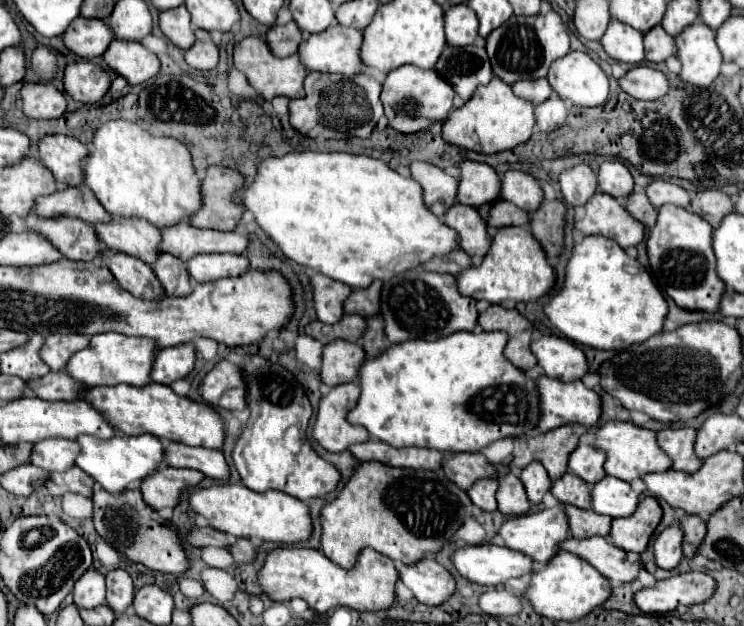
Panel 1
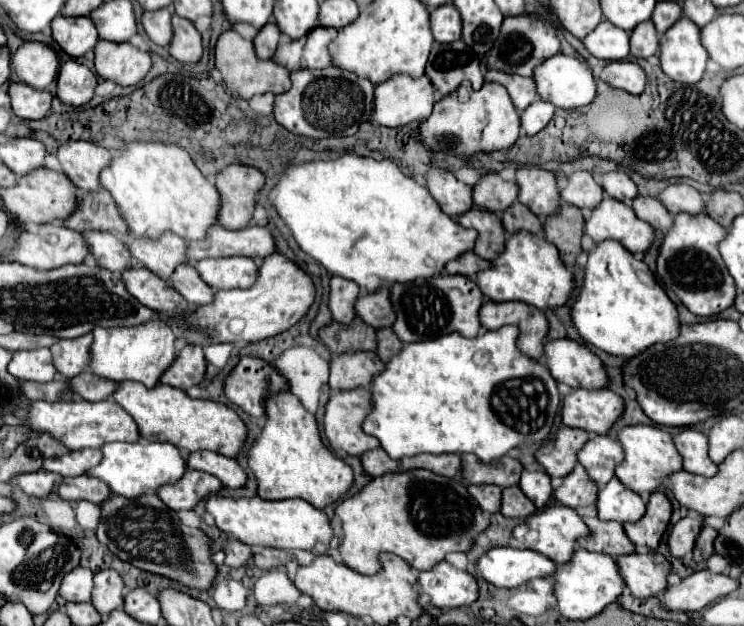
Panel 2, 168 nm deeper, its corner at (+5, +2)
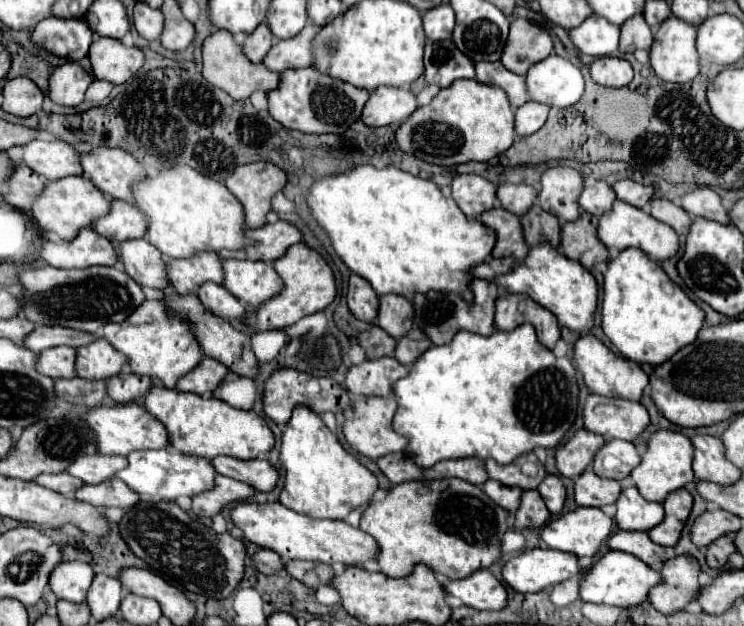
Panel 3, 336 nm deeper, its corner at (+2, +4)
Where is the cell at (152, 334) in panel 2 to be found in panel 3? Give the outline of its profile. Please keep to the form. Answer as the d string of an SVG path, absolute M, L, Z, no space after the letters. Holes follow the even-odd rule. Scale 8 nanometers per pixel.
M144 301L126 321L122 323L110 323L104 327L102 337L120 353L128 357L126 371L136 375L150 377L156 385L172 389L176 381L186 375L196 363L202 359L202 351L190 331L190 327L176 319L174 315L168 315L168 309L164 301Z

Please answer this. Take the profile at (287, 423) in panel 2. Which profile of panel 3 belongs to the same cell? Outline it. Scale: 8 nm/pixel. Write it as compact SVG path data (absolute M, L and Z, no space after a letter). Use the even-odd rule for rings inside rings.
M296 405L290 421L284 425L280 467L284 469L284 487L278 501L318 519L344 519L354 507L366 505L378 489L376 477L356 457L346 453L338 437L304 405Z

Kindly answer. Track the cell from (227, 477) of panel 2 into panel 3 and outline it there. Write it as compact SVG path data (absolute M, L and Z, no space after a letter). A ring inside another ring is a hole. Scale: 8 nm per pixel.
M216 457L212 461L214 469L220 475L228 475L238 481L246 481L256 491L270 491L276 485L278 473L266 459L252 459L240 461L234 457Z

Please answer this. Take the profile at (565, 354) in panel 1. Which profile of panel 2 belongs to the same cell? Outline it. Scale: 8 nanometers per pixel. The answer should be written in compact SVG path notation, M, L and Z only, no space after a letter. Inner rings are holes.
M557 339L545 343L545 357L551 375L569 387L605 389L609 387L609 375L601 359L585 345L573 339Z

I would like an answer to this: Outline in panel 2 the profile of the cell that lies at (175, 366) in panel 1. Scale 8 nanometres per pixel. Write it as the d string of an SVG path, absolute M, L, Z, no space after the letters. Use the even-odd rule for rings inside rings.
M187 345L179 351L175 363L163 373L161 383L187 391L193 385L199 385L205 379L207 361L201 345Z

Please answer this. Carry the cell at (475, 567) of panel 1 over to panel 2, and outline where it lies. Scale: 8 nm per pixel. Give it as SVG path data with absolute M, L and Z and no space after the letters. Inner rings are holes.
M493 547L479 561L477 571L495 587L517 589L531 579L549 577L557 569L557 563L529 549Z

